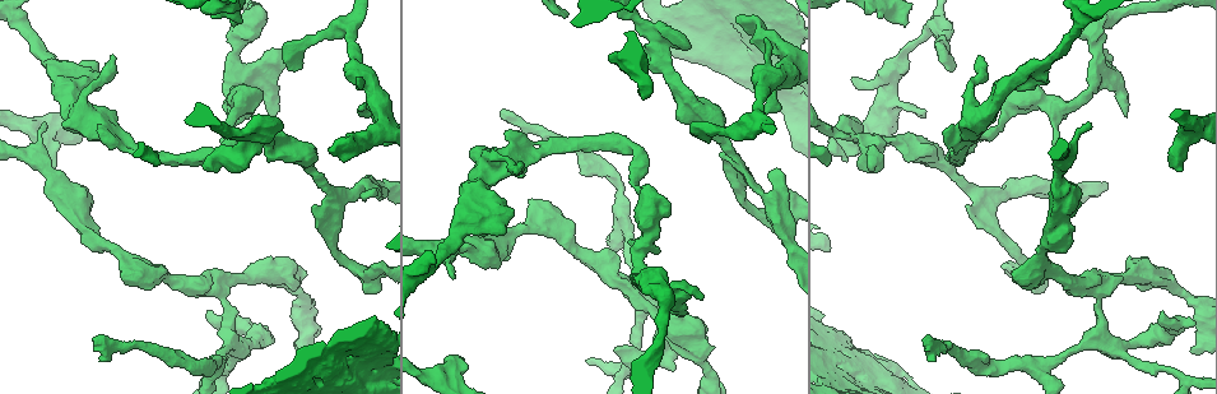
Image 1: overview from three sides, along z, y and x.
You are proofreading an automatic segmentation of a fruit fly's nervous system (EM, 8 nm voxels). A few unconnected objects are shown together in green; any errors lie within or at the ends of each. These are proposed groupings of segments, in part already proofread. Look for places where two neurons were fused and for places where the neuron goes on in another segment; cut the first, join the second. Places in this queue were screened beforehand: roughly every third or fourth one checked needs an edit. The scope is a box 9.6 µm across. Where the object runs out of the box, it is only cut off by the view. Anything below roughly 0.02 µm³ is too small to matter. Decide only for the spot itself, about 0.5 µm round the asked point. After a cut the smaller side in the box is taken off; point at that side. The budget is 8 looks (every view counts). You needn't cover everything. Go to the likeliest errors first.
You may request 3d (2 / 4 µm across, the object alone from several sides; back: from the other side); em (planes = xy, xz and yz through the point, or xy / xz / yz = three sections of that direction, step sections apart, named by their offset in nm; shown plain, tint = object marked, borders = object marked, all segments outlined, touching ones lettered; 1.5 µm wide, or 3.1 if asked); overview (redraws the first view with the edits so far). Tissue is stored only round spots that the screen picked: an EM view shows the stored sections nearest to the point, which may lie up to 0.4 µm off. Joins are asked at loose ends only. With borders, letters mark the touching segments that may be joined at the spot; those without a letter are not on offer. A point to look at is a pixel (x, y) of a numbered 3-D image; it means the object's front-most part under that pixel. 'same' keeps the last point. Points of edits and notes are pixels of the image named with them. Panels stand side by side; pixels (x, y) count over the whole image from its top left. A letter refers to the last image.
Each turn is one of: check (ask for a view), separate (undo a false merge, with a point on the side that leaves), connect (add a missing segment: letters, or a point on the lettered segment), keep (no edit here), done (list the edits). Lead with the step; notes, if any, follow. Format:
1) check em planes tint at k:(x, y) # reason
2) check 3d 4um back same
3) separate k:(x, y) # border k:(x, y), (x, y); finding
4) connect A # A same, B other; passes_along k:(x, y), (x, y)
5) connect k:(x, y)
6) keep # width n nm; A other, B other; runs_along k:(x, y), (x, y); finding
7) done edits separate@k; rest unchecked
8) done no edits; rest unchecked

check em xy step 8 borders at 1:(52, 166)

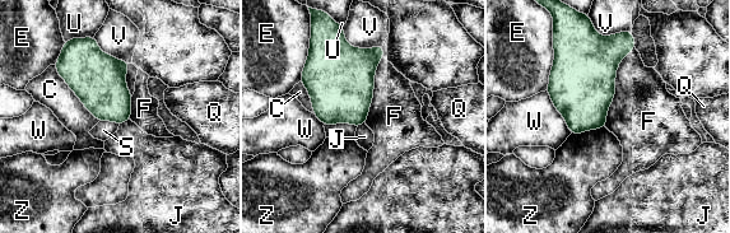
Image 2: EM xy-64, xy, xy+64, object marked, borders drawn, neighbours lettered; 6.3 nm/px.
check em planes borders same

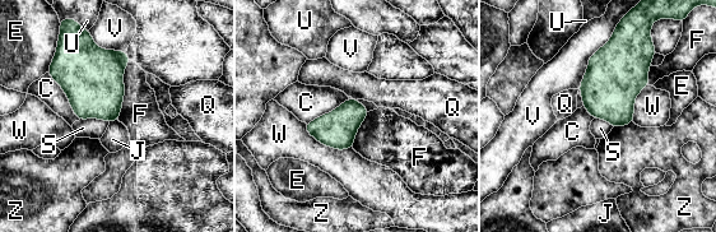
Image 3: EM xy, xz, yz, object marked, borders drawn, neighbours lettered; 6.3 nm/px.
keep # C other, E other, F other, J other, Q other, S other, U other, V other, W other, Z other; border 3:(130, 60), (117, 119); none of them fits

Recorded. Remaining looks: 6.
check em planes borders at 1:(97, 126) # stops while still wide

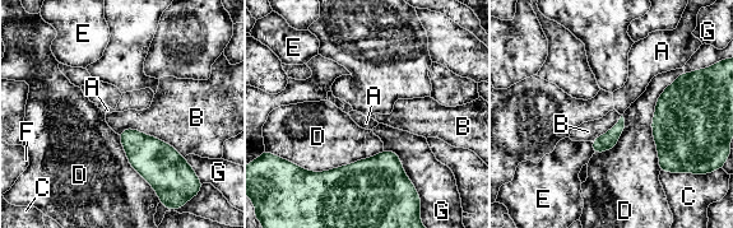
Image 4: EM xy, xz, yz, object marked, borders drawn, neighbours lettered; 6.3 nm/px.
keep # A other, B other, C other, D other, E other, F other, G other; no lettered segment goes on from it

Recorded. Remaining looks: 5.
check 3d 4um at 1:(1126, 115) # an open end

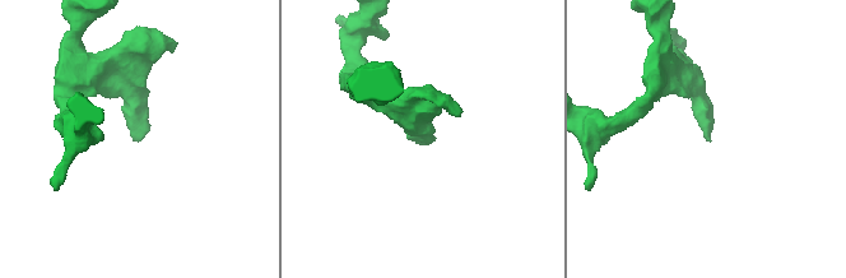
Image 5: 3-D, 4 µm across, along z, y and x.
check em planes tint at 5:(421, 141) # shape alone is not enough

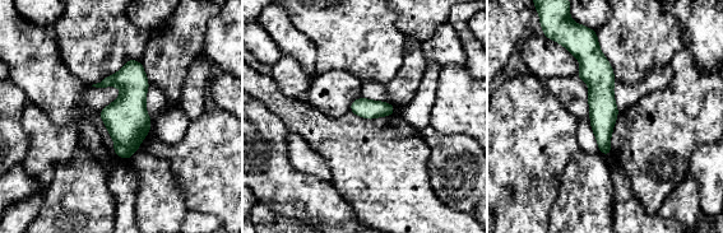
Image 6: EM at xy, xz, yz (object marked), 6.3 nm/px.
check em planes borders same

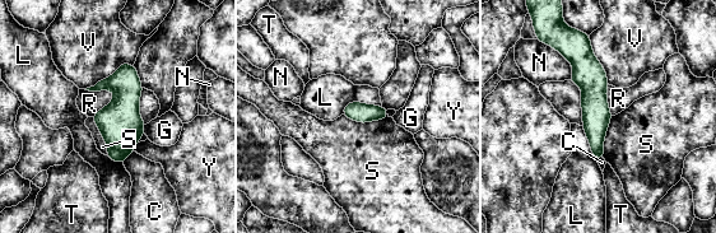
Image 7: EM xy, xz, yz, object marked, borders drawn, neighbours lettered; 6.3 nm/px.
keep # C other, G other, L other, N other, R other, S other, T other, V other, Y other; border 7:(343, 113), (362, 122), (387, 116); none of them fits

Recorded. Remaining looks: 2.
done no edits; rest unchecked

